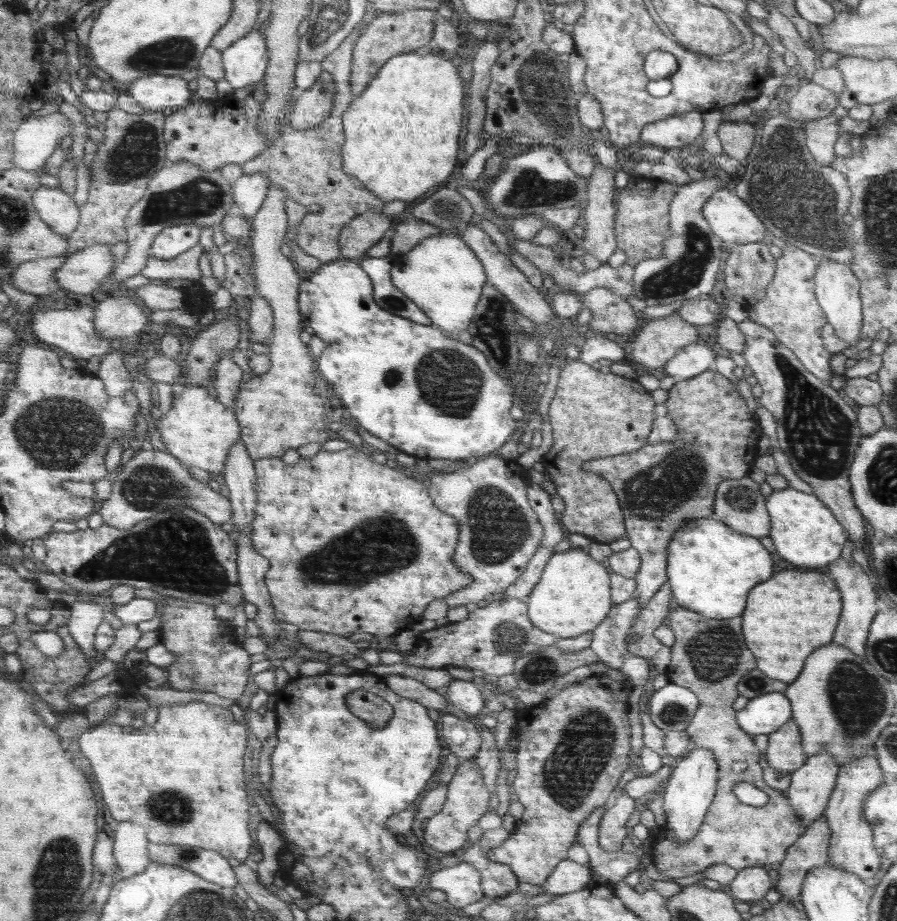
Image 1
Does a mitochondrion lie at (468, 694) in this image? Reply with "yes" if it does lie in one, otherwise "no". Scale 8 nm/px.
no

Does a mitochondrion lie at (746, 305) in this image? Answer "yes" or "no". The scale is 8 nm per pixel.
no

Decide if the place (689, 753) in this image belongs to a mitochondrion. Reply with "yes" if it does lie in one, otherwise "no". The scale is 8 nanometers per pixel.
no

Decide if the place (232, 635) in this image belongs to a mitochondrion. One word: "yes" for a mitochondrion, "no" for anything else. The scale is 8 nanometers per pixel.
no

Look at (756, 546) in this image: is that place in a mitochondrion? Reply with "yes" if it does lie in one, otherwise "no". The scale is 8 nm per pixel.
no

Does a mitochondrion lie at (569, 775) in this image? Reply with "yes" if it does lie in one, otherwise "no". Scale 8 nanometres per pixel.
yes

